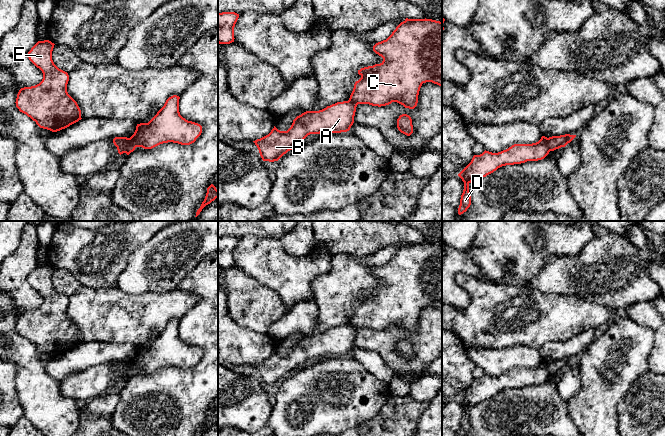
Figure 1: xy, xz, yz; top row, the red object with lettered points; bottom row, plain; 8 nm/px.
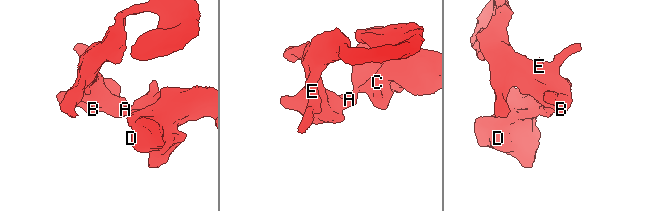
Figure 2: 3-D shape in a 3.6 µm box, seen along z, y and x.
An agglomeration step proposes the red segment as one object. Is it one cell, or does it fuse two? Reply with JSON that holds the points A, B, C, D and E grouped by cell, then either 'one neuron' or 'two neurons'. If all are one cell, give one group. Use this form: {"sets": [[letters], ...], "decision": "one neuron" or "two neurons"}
{"sets": [["A", "B", "E"], ["C", "D"]], "decision": "two neurons"}

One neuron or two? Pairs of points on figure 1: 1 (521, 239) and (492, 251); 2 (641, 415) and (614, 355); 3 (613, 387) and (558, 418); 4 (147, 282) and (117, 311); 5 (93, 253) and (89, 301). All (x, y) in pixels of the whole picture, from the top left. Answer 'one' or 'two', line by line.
1: one
2: two
3: two
4: two
5: two

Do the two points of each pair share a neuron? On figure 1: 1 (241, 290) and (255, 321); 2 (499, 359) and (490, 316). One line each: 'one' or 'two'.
1: one
2: two

